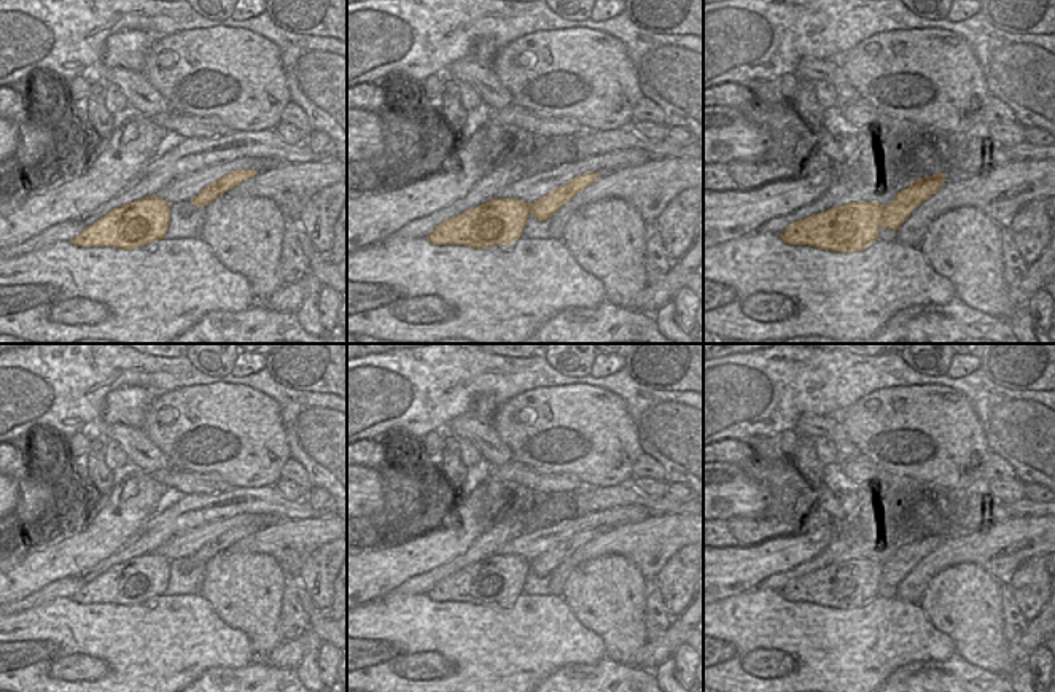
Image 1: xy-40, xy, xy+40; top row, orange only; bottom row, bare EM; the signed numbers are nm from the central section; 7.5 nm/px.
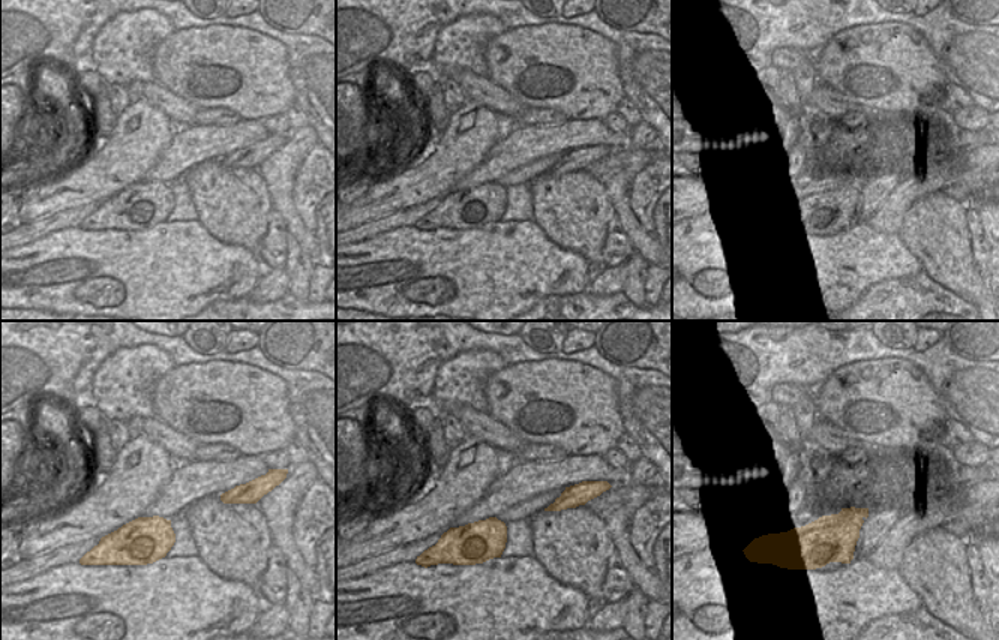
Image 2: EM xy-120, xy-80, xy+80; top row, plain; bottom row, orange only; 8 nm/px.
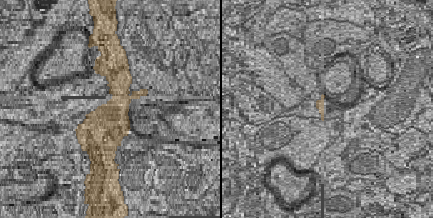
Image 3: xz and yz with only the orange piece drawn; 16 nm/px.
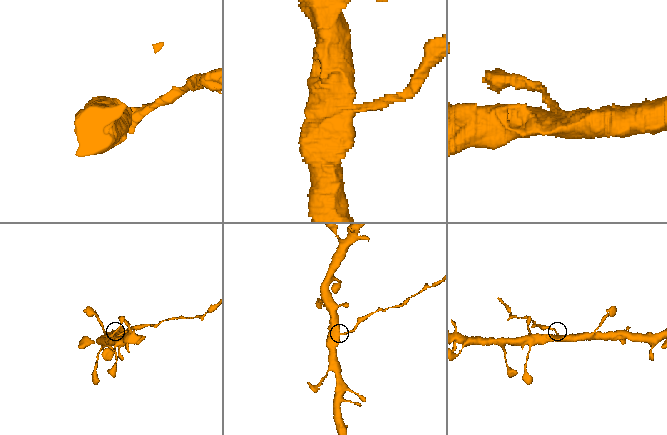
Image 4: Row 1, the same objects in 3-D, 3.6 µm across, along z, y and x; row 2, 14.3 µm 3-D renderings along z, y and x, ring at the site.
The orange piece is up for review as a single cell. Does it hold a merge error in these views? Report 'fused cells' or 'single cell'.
fused cells

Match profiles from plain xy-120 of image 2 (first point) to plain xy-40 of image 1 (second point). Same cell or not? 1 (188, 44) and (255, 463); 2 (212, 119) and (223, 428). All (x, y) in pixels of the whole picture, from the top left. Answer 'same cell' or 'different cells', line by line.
1: same cell
2: different cells

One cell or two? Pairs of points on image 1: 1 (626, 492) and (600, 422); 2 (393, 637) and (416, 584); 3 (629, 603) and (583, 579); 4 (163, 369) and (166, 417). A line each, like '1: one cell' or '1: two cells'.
1: two cells
2: two cells
3: one cell
4: two cells

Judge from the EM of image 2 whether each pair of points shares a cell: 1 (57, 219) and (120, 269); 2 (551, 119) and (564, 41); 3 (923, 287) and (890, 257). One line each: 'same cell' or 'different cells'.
1: different cells
2: different cells
3: different cells

